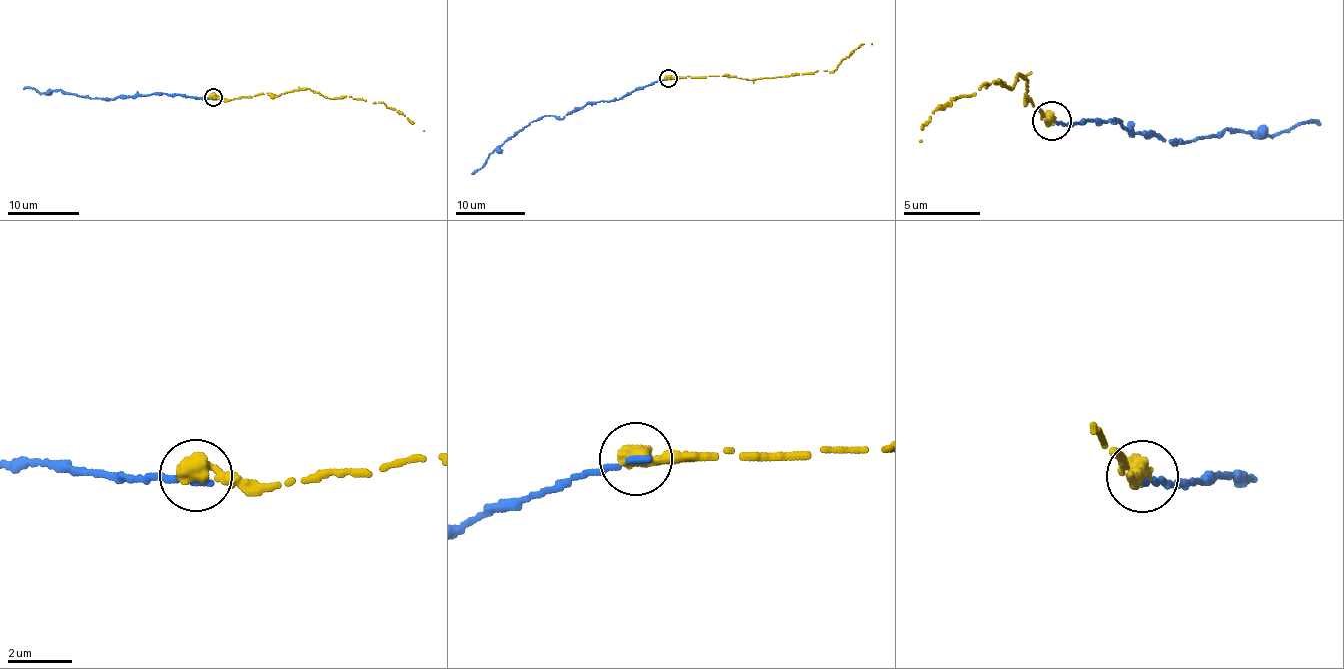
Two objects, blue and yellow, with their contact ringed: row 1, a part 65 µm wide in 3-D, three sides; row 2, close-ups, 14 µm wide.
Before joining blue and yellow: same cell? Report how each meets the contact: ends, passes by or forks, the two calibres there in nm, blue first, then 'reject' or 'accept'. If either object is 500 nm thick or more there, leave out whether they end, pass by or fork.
280/600 nm | accept

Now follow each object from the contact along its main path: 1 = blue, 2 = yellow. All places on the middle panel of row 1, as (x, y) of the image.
1: (668, 78), (638, 86), (618, 100), (589, 103), (561, 119), (541, 116), (510, 136), (472, 173)
2: (668, 78), (734, 76), (749, 80), (823, 70), (832, 72), (861, 45), (871, 45)

